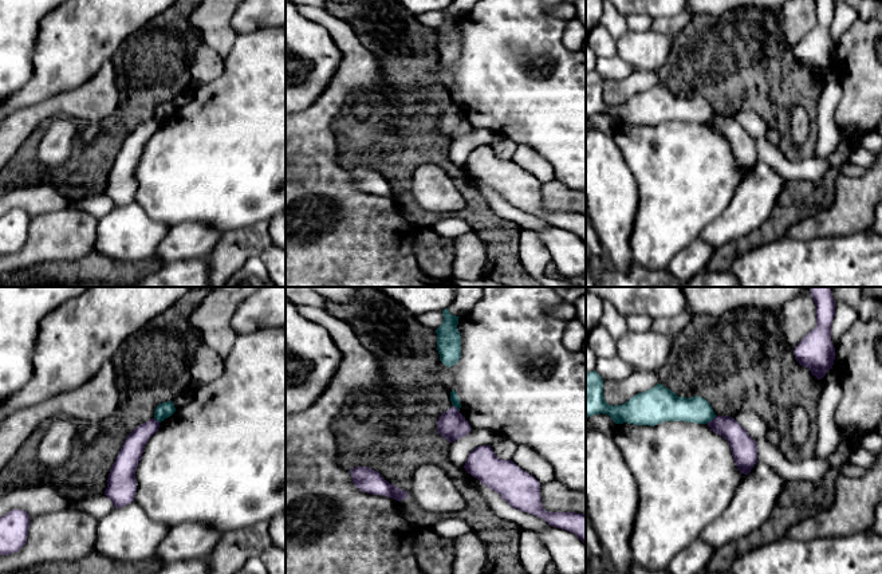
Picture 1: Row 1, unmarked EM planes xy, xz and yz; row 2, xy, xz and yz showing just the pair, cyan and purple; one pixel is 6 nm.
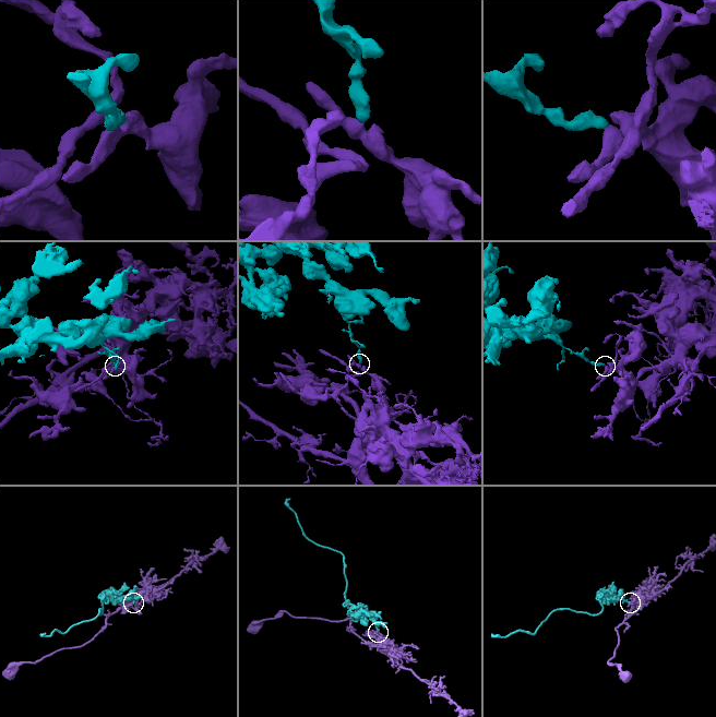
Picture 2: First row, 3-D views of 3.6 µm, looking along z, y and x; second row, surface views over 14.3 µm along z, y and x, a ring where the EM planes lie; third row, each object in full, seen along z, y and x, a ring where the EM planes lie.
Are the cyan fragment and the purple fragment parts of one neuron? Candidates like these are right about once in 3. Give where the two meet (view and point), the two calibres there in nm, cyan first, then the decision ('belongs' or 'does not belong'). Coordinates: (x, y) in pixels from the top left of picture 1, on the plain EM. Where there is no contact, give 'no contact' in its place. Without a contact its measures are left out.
meets cyan in yz at (711, 120); 160 nm thick on the cyan side, 150 nm on the other; does not belong

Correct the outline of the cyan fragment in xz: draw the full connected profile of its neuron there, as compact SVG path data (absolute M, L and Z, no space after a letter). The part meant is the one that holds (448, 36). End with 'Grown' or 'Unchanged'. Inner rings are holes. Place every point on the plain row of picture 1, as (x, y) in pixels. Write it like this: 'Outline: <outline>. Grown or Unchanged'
Outline: M449 8L442 11L442 24L436 30L437 32L437 50L440 60L450 67L461 58L461 35L457 28L458 17L449 12Z. Unchanged

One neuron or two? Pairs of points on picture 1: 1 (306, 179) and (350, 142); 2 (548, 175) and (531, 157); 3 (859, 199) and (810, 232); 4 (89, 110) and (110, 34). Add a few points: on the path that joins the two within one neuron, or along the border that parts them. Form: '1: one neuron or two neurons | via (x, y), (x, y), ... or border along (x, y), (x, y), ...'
1: two neurons | border along (331, 122), (337, 161), (349, 170)
2: one neuron | via (544, 170), (535, 161)
3: one neuron | via (847, 211), (839, 219), (822, 224)
4: two neurons | border along (109, 61), (77, 86)

